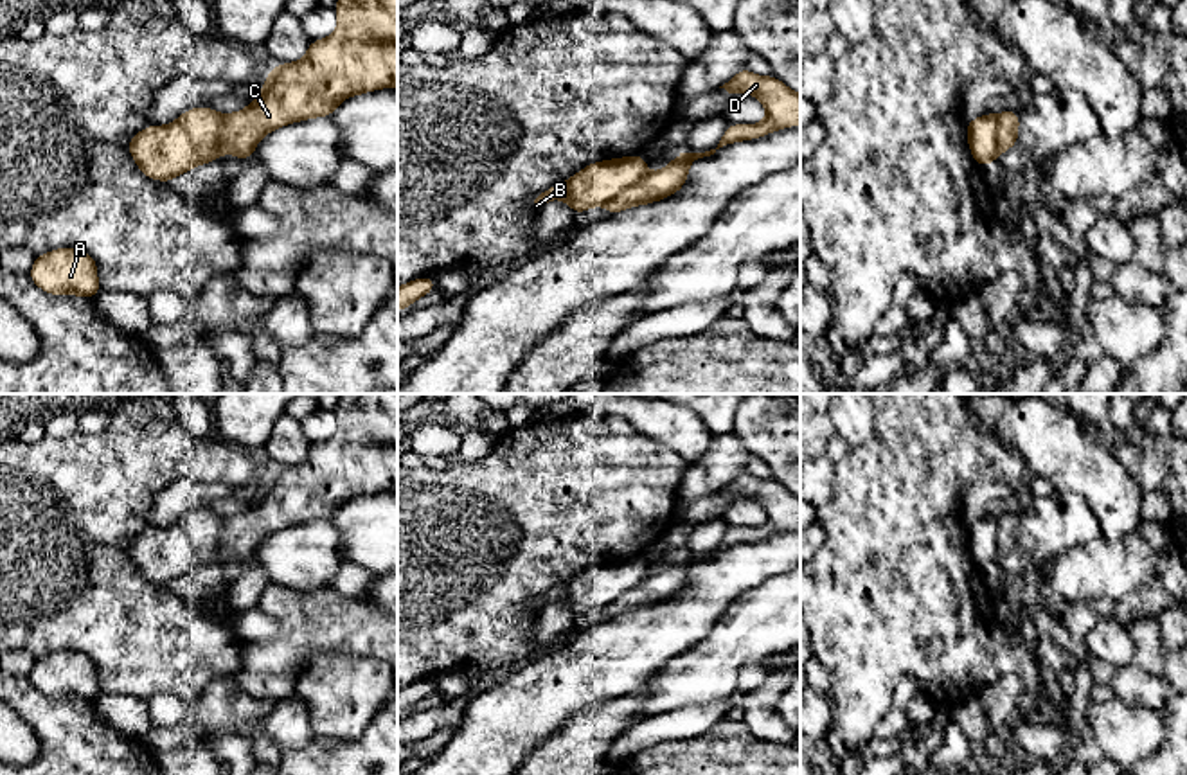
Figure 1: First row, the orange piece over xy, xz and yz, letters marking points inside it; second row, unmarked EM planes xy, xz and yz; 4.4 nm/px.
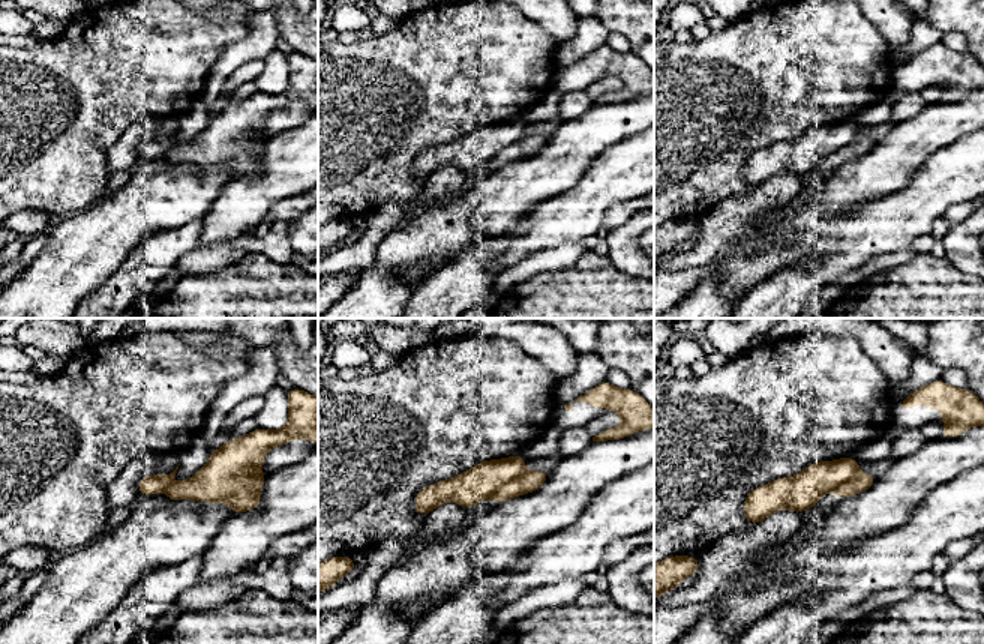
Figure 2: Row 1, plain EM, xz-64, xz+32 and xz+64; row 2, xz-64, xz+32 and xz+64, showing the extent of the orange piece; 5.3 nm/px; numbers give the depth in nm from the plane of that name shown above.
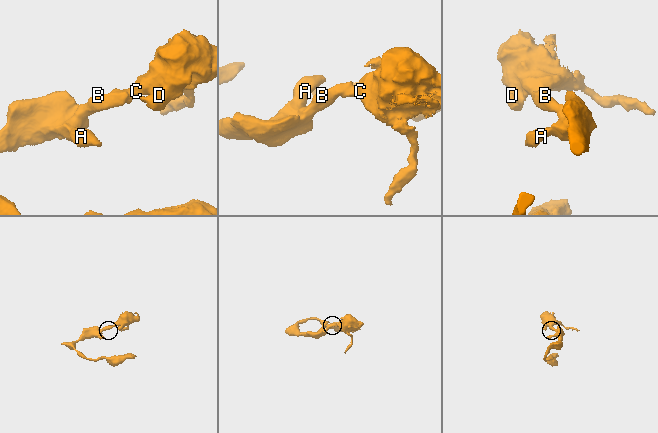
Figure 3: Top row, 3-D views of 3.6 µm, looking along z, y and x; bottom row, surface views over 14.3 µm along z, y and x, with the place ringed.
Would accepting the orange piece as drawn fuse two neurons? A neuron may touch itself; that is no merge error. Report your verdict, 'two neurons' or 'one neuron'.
two neurons

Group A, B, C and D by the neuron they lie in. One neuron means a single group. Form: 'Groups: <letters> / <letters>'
Groups: A B / C D

